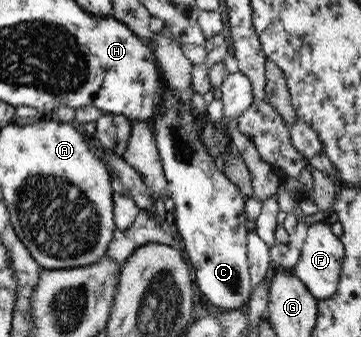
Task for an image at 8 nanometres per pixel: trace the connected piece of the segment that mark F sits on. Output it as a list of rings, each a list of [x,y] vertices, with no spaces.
[[[323,221],[311,223],[307,227],[298,261],[292,266],[291,272],[297,280],[300,280],[305,285],[305,288],[311,296],[316,299],[326,299],[329,298],[337,288],[343,255],[343,245],[338,237],[331,233],[330,226]]]

